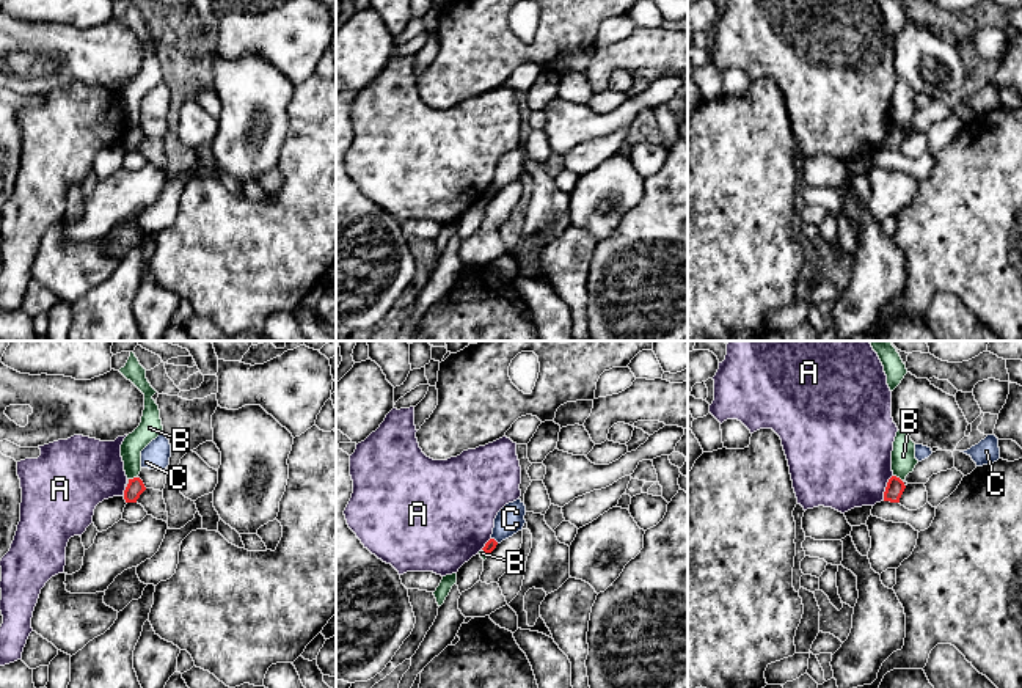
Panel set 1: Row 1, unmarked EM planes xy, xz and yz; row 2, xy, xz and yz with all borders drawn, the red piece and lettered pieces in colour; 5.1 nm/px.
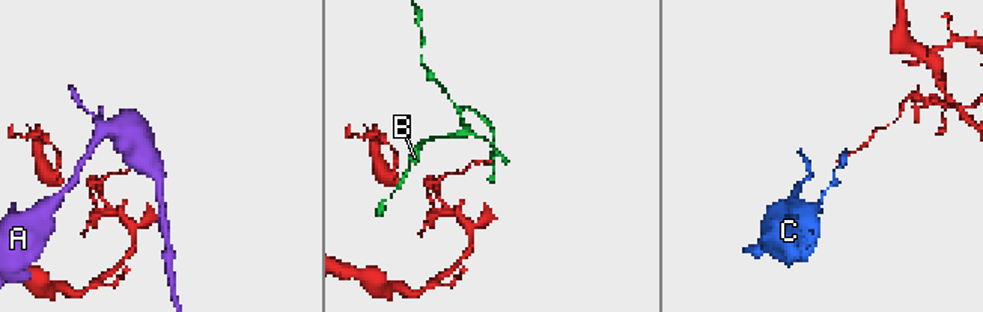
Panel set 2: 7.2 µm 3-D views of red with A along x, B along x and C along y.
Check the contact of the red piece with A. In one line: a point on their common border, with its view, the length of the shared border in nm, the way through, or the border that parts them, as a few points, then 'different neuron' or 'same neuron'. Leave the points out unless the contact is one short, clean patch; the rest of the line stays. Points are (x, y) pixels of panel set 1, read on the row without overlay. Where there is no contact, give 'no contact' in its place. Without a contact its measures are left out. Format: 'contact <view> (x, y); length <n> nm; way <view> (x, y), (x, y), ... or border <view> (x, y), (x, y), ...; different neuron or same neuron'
contact yz (886, 135); length 140 nm; border yz (892, 123), (883, 148); different neuron

